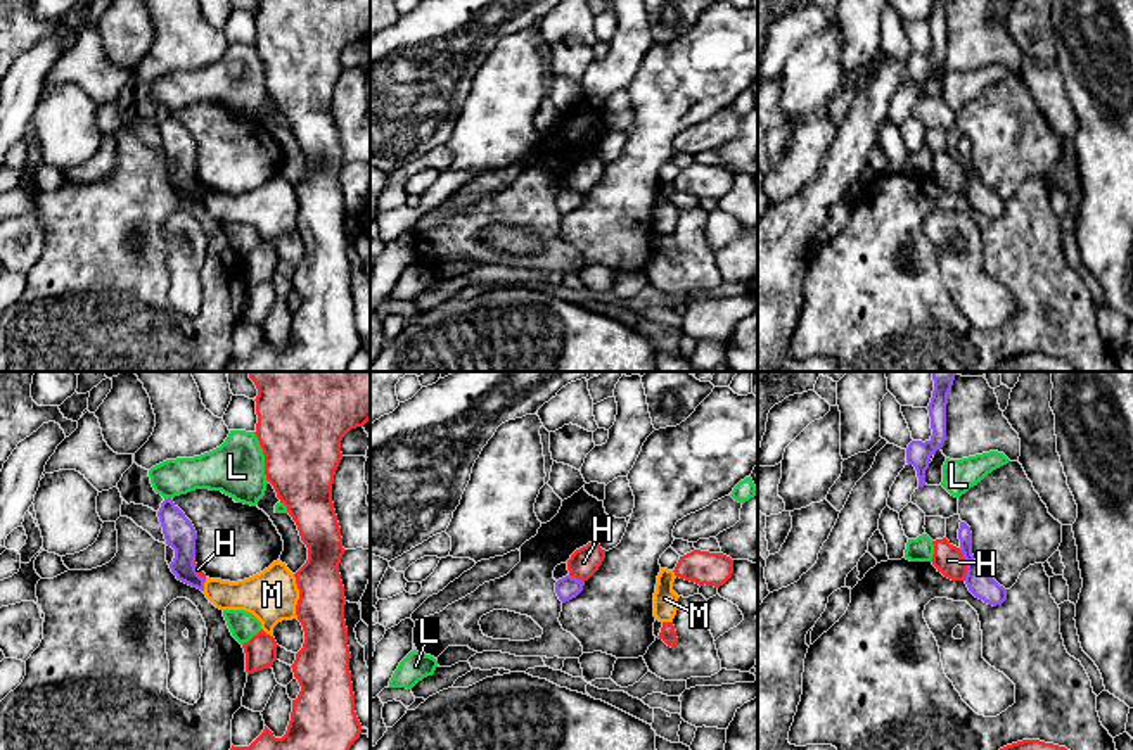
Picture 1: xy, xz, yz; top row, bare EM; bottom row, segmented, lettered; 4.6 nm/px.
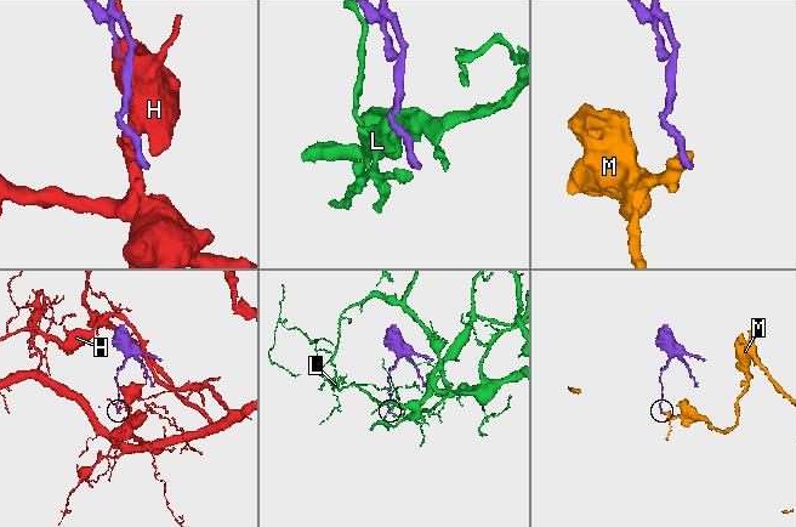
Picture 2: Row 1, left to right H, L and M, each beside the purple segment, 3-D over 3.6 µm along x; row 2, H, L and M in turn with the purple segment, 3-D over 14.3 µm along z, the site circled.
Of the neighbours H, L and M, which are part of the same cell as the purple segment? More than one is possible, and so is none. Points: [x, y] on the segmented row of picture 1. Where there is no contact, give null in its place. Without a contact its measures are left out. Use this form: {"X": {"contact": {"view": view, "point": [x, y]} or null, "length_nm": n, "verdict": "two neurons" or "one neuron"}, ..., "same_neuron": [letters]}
{"H": {"contact": {"view": "yz", "point": [967, 564]}, "length_nm": 160, "verdict": "two neurons"}, "L": {"contact": {"view": "xy", "point": [168, 498]}, "length_nm": 40, "verdict": "two neurons"}, "M": {"contact": {"view": "xy", "point": [203, 586]}, "length_nm": 70, "verdict": "two neurons"}, "same_neuron": []}

